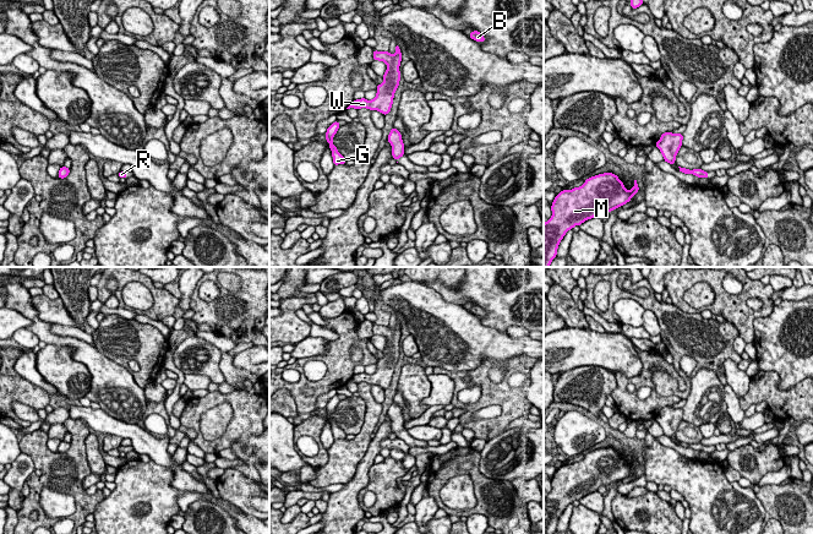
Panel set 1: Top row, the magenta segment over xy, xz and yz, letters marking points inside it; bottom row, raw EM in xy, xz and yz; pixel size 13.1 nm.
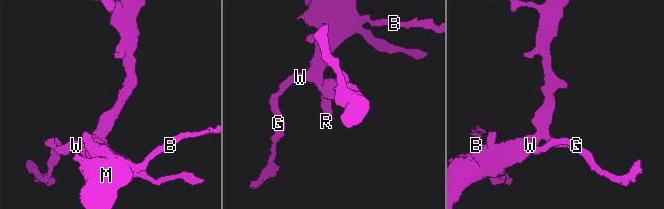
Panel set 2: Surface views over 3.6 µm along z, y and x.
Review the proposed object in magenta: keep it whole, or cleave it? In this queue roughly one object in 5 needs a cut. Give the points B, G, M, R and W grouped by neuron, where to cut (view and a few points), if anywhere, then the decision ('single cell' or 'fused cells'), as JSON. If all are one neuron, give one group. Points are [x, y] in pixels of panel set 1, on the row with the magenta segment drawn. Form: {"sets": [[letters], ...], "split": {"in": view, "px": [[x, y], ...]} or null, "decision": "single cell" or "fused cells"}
{"sets": [["B", "G", "M", "R", "W"]], "split": null, "decision": "single cell"}

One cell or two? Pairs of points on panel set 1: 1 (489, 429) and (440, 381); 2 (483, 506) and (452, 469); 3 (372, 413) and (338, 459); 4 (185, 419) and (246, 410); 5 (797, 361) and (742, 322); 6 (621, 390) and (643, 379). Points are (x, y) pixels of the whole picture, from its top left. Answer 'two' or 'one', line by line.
1: two
2: one
3: one
4: one
5: two
6: one

